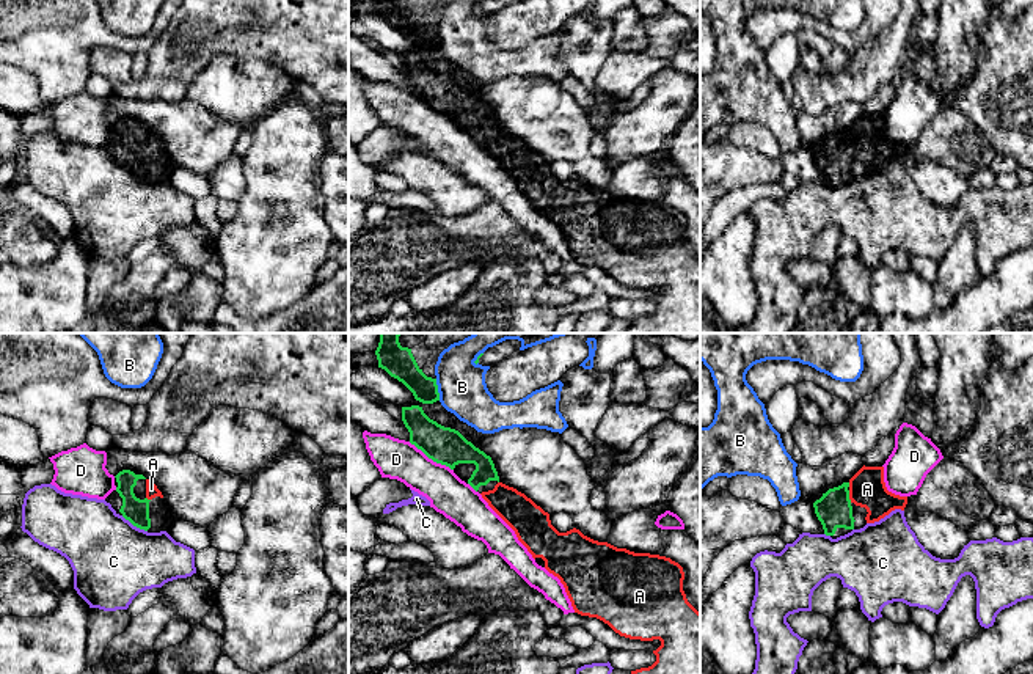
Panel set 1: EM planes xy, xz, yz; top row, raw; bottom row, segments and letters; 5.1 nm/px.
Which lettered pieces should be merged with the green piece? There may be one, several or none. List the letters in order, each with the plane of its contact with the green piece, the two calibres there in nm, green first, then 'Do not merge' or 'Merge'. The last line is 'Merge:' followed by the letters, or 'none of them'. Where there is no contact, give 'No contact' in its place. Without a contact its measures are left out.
A: Touches green in yz. Thickness 180 nm (green) against 190 nm. Merge
B: Touches green in xz. Thickness 140 nm (green) against 240 nm. Do not merge
C: Touches green in xy. Thickness 130 nm (green) against 420 nm. Do not merge
D: Touches green in xz. Thickness 190 nm (green) against 200 nm. Do not merge
Merge: A

